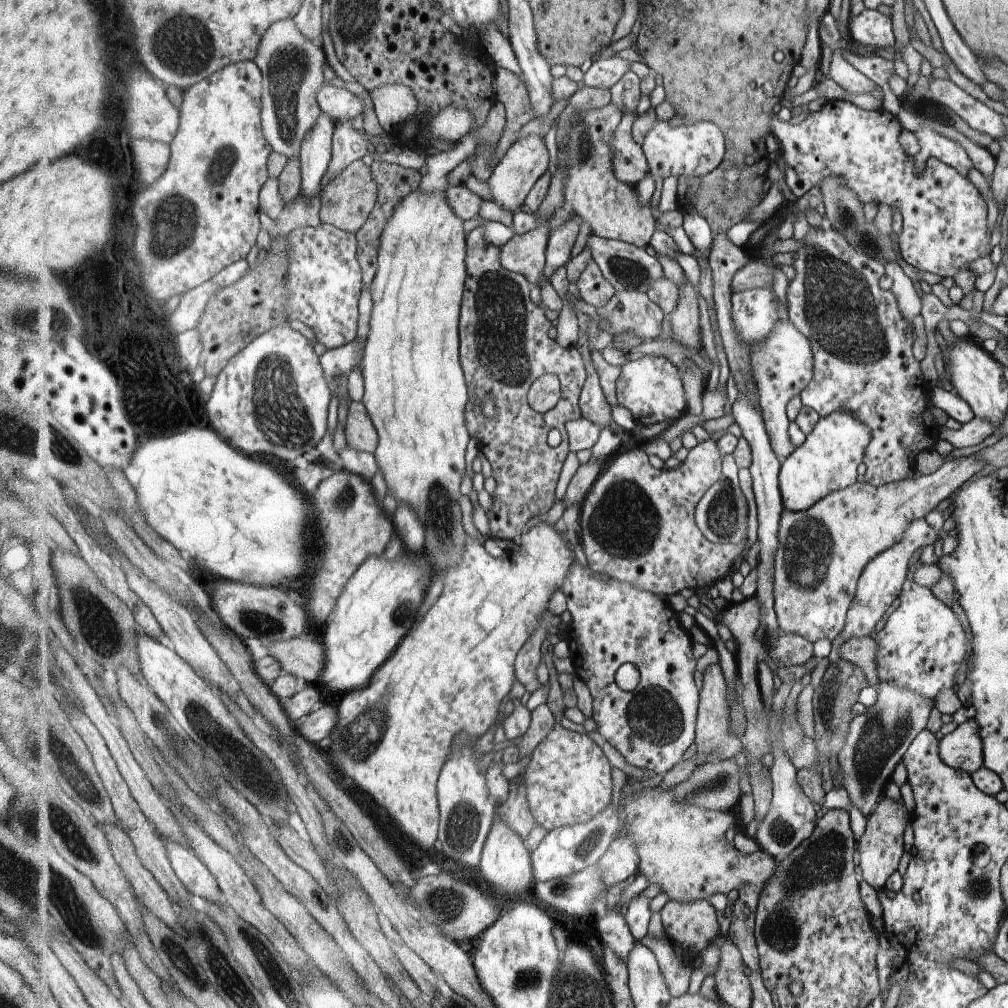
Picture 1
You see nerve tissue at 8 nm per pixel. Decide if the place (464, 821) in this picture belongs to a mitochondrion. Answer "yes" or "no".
yes

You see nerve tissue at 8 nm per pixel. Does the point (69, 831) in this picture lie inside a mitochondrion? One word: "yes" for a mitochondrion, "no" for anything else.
yes

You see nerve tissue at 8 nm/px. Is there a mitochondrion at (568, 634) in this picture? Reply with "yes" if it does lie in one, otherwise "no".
no

